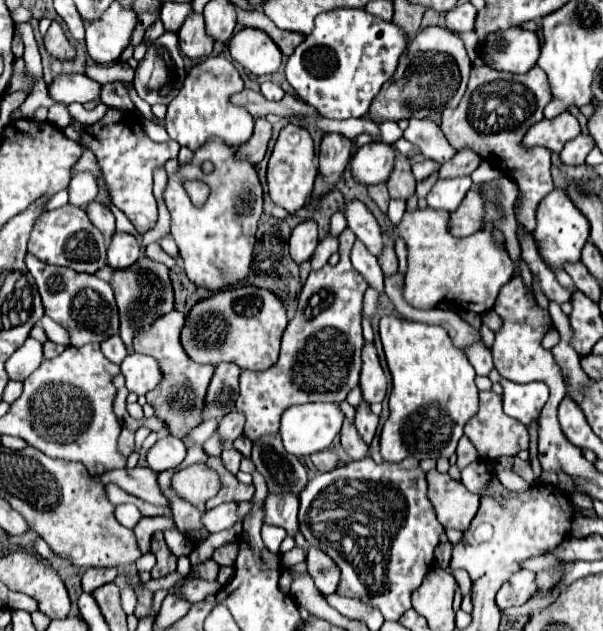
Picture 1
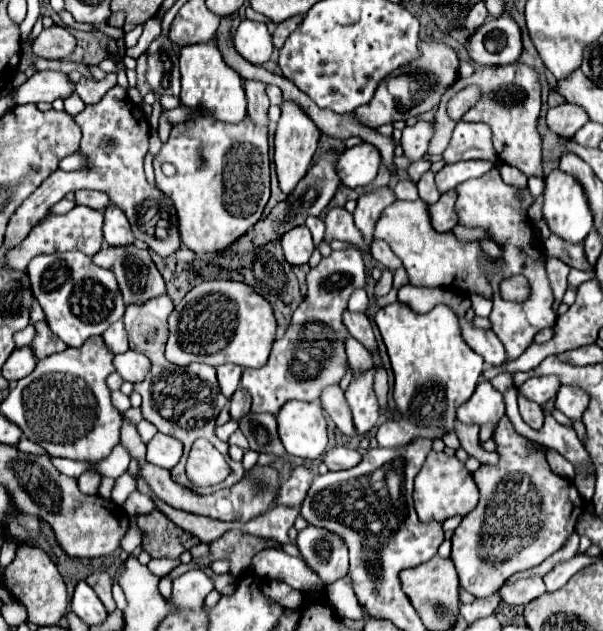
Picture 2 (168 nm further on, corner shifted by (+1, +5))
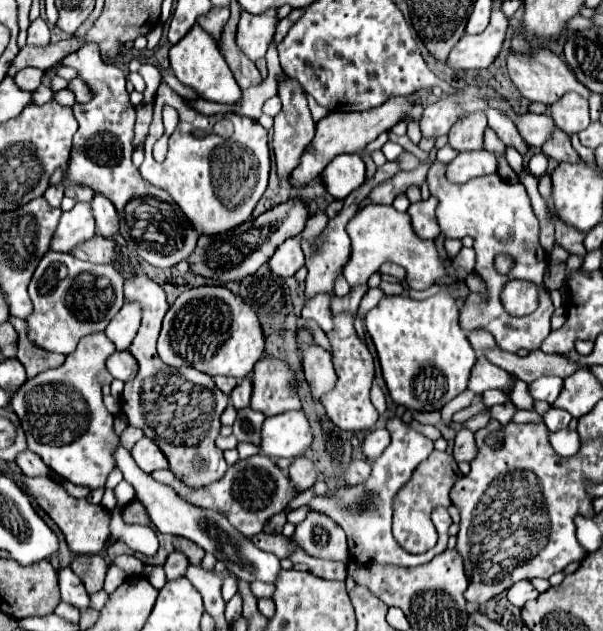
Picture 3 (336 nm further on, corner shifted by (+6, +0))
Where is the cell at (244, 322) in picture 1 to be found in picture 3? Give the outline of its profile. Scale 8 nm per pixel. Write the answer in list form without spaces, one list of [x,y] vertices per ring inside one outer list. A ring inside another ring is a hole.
[[[195,287],[177,297],[169,307],[157,341],[157,353],[169,367],[195,367],[211,377],[229,375],[243,379],[263,355],[265,339],[257,315],[245,301],[225,287]]]

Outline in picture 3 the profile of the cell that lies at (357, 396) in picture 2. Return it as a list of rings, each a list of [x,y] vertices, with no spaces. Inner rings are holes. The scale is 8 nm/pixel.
[[[335,313],[331,317],[333,317],[335,327],[333,327],[333,331],[327,333],[327,337],[329,337],[331,351],[333,351],[331,355],[333,355],[333,367],[337,373],[337,383],[329,393],[325,393],[321,397],[321,403],[327,409],[329,419],[337,427],[351,431],[351,433],[367,431],[375,425],[375,421],[379,417],[377,409],[373,407],[373,403],[369,399],[369,389],[373,383],[373,357],[371,357],[367,345],[359,339],[359,335],[353,327],[355,317],[351,313]]]

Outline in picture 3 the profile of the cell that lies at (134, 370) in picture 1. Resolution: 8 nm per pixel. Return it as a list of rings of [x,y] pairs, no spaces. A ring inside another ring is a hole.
[[[115,351],[107,359],[107,369],[115,379],[129,381],[137,375],[137,361],[129,351]]]

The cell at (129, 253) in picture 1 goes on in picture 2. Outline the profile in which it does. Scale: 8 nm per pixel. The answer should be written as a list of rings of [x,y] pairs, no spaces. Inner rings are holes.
[[[110,206],[104,212],[104,240],[108,246],[128,246],[134,242],[128,218],[116,206]]]

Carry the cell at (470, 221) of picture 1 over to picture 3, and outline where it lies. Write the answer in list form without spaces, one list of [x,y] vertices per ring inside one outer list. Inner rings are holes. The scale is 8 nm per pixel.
[[[429,197],[427,201],[411,203],[411,207],[407,209],[413,231],[417,233],[419,239],[435,239],[441,233],[437,219],[435,219],[435,207],[437,207],[437,199]]]

